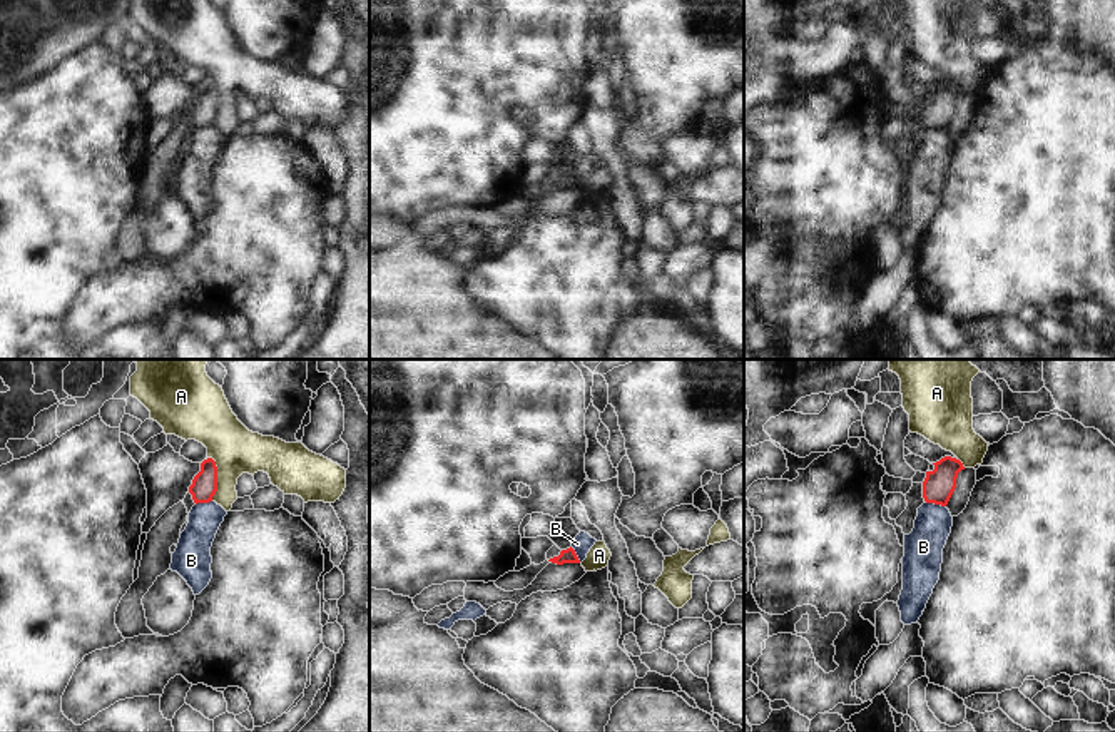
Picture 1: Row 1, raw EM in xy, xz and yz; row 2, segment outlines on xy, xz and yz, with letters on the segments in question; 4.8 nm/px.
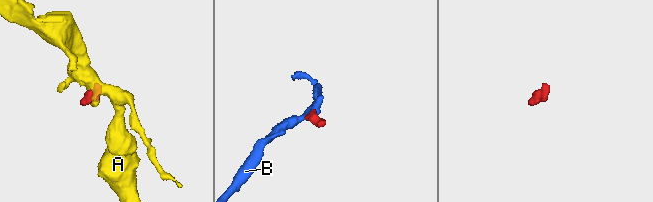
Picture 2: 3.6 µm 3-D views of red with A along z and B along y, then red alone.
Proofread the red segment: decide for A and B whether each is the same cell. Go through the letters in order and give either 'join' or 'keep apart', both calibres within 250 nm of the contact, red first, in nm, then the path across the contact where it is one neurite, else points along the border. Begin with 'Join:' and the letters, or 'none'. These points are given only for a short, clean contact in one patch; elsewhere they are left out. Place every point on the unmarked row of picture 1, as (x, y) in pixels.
Join: none
A: keep apart; calibres 130 and 240 nm; border xy (208, 82), (216, 92), (216, 119), (211, 126)
B: keep apart; calibres 150 and 190 nm; border yz (926, 127), (945, 132)

